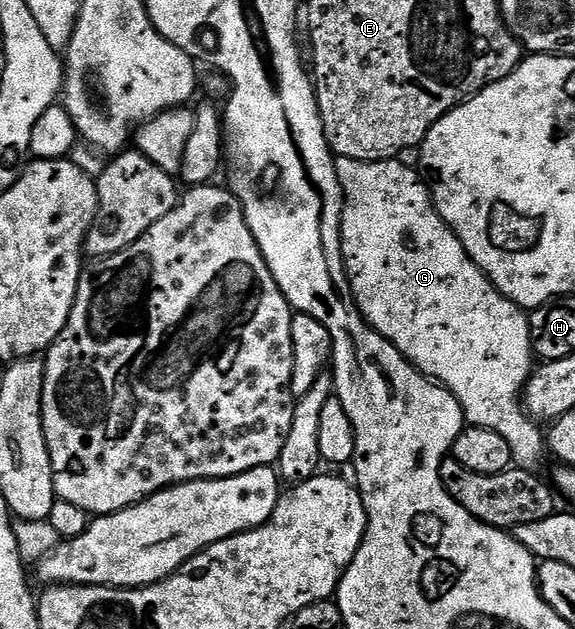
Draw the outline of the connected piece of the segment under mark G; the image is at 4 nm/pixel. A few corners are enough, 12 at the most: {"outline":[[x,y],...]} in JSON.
{"outline":[[336,158],[352,301],[536,474],[528,314],[399,160]]}

